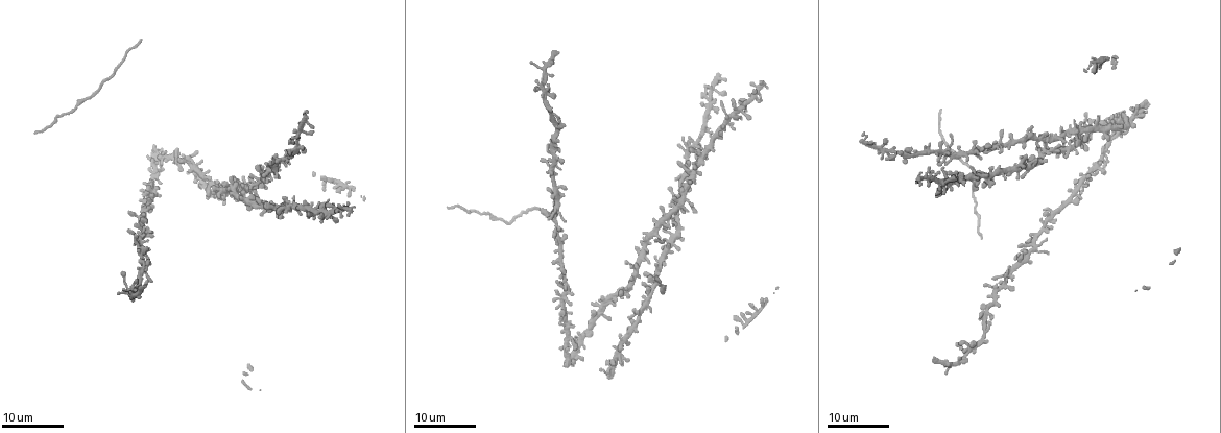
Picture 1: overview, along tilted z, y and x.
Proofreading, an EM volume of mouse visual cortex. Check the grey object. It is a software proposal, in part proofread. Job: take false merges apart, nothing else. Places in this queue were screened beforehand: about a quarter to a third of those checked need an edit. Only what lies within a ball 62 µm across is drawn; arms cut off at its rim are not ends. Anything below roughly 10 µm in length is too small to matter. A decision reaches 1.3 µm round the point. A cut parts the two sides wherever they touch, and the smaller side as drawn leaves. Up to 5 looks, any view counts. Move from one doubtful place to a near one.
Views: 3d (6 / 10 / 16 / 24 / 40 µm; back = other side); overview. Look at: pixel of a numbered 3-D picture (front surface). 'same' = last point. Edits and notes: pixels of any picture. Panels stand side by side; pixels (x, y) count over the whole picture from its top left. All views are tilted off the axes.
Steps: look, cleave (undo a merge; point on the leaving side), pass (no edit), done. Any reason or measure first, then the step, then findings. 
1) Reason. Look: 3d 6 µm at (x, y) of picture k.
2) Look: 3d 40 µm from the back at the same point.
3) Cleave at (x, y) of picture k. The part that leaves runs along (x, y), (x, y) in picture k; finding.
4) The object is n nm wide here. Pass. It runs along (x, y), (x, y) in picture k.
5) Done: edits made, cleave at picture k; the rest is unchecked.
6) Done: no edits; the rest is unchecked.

Looks like a crossing. Look: 3d 24 µm at (1072, 128) of picture 1.

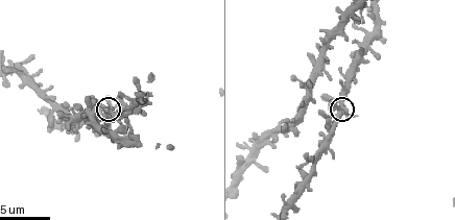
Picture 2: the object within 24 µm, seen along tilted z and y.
Look: 3d 10 µm at the same point.

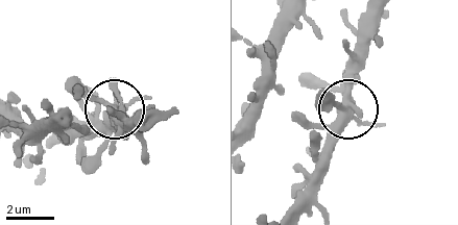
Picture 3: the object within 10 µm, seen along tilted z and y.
The side arm is 23 µm long. Pass. One cell here.

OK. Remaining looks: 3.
Four or more arms meet. Look: 3d 16 µm at (1105, 132) of picture 1.

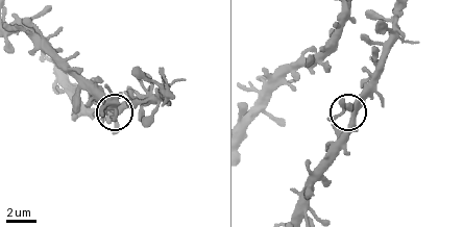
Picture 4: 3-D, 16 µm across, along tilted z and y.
Zoom in. Look: 3d 6 µm at the same point.

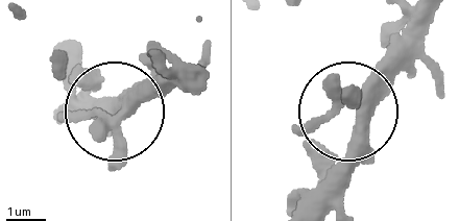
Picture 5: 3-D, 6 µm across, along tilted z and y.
The side arm is 15 µm long. Pass. Continuous, no second cell.

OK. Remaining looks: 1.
Done: no edits; the rest is unchecked.

